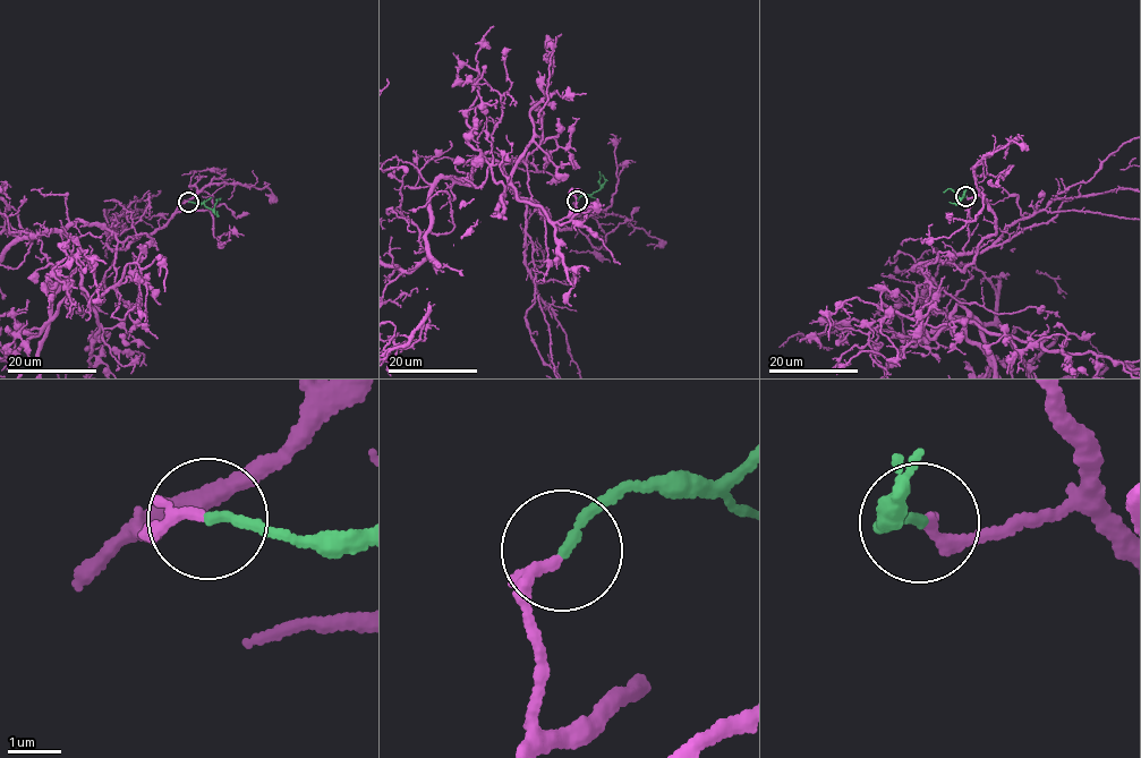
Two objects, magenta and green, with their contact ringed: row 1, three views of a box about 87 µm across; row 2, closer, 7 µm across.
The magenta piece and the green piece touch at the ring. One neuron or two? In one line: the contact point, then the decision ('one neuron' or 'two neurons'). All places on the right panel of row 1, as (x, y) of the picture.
(965, 196) | one neuron

